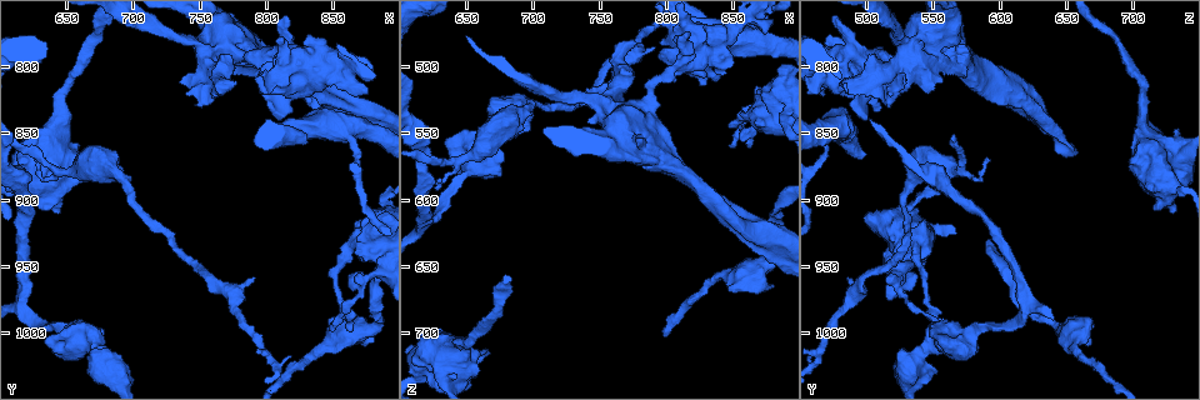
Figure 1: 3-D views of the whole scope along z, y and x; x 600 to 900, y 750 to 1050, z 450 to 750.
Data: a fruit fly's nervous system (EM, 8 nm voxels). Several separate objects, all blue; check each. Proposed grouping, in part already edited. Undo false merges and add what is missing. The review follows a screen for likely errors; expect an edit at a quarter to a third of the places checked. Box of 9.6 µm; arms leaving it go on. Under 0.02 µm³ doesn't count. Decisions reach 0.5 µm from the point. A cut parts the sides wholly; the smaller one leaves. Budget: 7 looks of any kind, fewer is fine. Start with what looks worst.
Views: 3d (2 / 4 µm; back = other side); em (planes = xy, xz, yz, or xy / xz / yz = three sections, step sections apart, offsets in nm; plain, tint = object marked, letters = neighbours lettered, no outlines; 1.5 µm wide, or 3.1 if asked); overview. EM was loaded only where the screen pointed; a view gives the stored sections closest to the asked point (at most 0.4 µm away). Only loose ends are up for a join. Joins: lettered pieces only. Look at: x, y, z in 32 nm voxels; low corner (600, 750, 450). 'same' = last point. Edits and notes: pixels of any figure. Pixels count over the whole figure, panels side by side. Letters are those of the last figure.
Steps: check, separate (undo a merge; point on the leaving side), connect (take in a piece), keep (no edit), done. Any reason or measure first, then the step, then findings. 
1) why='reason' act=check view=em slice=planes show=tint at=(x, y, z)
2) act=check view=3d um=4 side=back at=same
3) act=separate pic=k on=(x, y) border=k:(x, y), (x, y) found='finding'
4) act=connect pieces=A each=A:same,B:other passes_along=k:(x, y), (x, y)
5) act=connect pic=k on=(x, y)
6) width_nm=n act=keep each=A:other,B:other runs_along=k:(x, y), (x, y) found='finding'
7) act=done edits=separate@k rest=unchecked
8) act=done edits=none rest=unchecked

why='thick end' act=check view=em slice=yz step=4 show=tint at=(736, 812, 528)

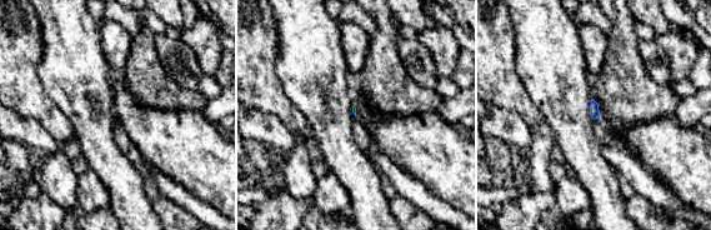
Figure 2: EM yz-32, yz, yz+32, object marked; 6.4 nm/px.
act=check view=em slice=planes show=tint at=same

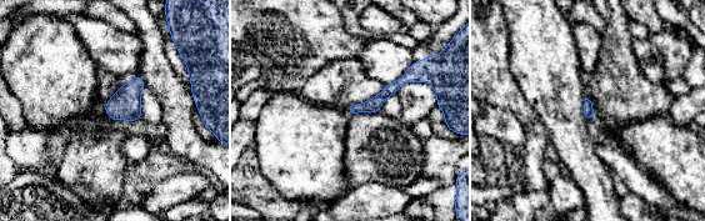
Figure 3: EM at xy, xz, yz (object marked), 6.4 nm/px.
act=check view=em slice=planes show=letters at=same

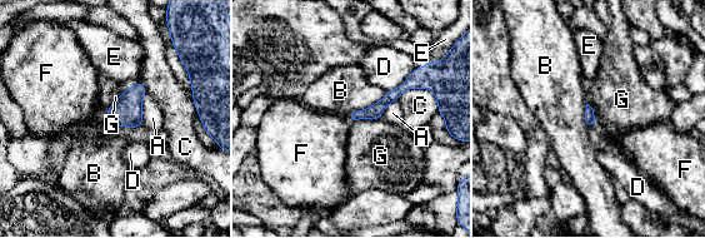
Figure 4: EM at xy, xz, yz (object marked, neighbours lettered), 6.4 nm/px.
act=keep each=A:other,B:other,C:other,D:other,E:other,F:other,G:other runs_along=4:(415, 74), (374, 113), (351, 117) found='no lettered piece goes on from it'

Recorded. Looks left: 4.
why='branch stops here' act=check view=em slice=planes show=letters at=(792, 958, 486)

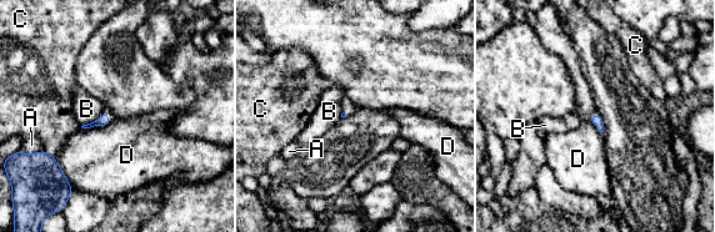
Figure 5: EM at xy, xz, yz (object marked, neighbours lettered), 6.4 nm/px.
act=keep each=A:other,B:other,C:other,D:other border=5:(53, 157), (73, 188) found='no lettered piece goes on from it'

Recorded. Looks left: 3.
why='tapers out' act=check view=3d um=2 at=(862, 1000, 558)

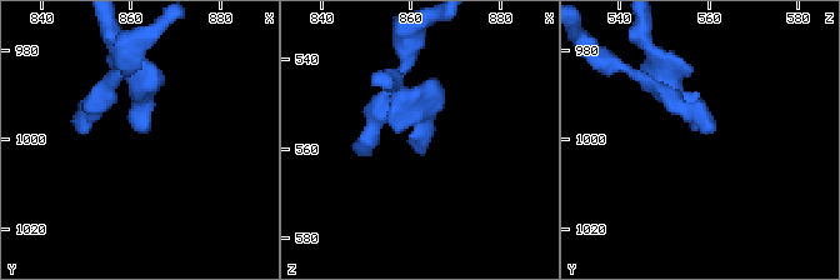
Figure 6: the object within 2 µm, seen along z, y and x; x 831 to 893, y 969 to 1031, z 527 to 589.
act=check view=em slice=planes show=plain at=(863, 999, 557)

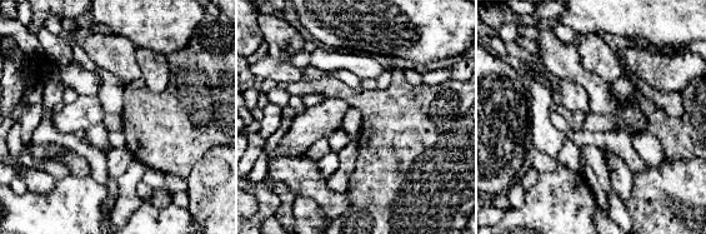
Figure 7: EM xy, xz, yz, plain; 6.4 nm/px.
act=check view=em slice=planes show=letters at=same

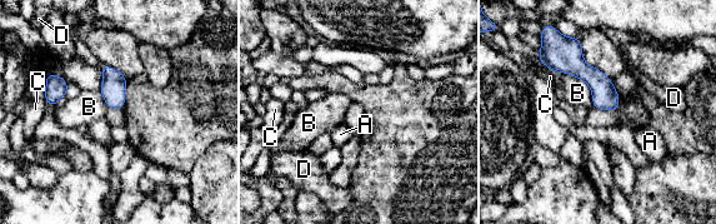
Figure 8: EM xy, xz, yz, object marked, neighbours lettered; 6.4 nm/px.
width_nm=150 act=keep each=A:other,B:other,C:other,D:other border=8:(554, 70), (582, 79), (594, 106) found='none of them fits'

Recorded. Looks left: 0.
act=done edits=none rest=unchecked

